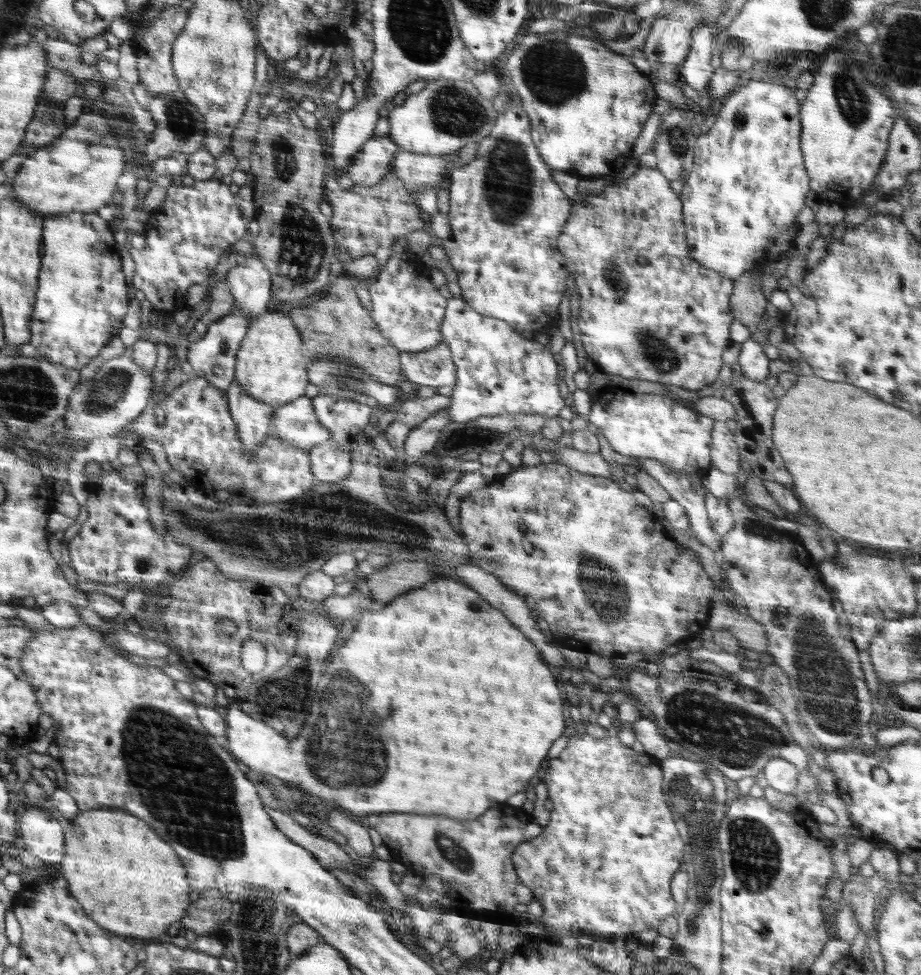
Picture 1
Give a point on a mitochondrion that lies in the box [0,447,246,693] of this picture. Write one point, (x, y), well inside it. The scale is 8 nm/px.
(143, 563)

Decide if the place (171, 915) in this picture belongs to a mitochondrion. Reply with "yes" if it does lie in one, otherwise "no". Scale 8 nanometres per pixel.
no

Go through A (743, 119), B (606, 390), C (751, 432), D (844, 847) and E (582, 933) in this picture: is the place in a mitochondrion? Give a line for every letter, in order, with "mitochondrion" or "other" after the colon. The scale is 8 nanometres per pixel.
A: mitochondrion
B: other
C: other
D: other
E: other

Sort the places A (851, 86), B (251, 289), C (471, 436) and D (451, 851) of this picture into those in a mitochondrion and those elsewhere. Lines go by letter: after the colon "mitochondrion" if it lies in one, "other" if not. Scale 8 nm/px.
A: mitochondrion
B: other
C: mitochondrion
D: mitochondrion

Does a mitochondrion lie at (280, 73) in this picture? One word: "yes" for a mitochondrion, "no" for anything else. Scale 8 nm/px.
no

